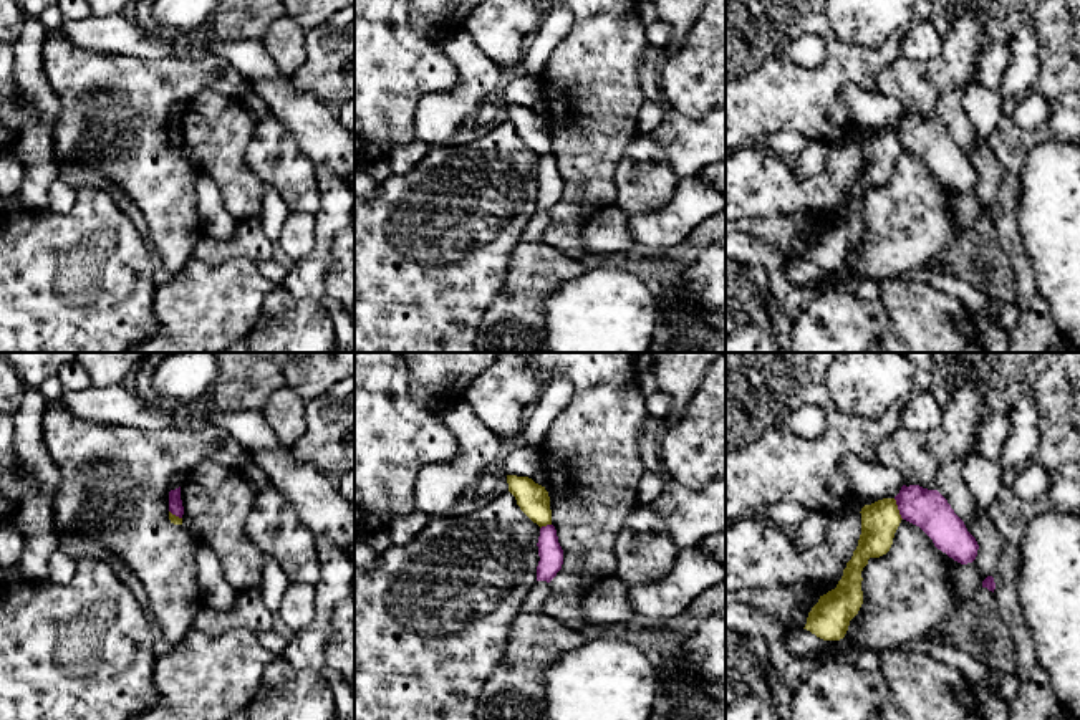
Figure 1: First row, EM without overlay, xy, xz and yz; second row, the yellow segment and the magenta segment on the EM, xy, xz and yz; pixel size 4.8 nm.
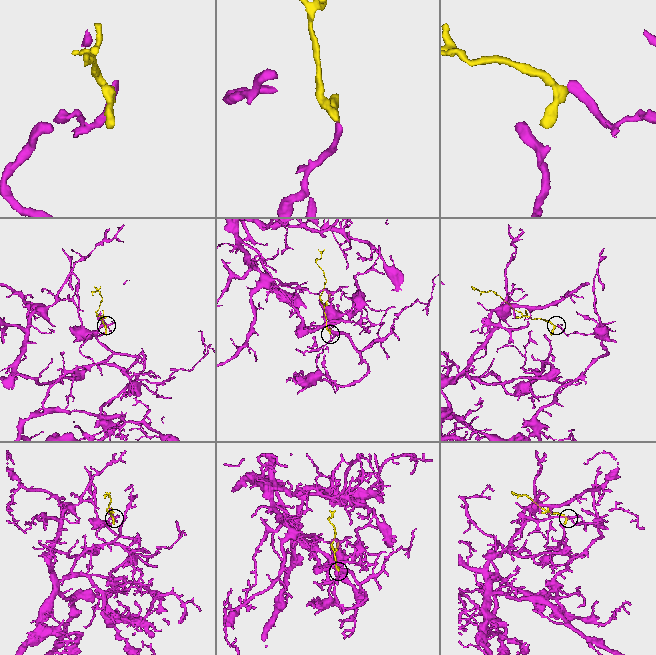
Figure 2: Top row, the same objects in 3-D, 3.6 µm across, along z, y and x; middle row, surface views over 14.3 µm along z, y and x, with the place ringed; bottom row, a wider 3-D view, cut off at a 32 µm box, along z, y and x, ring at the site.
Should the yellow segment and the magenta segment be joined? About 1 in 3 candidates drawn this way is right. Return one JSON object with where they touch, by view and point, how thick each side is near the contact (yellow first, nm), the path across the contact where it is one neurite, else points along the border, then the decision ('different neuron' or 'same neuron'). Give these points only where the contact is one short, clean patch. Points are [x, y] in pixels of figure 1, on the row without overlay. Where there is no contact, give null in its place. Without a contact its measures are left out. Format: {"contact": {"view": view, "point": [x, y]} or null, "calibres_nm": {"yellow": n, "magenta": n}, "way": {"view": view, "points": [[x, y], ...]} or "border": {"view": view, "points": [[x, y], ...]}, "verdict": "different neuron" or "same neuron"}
{"contact": {"view": "yz", "point": [896, 138]}, "calibres_nm": {"yellow": 190, "magenta": 190}, "border": {"view": "yz", "points": [[893, 128], [903, 148]]}, "verdict": "different neuron"}

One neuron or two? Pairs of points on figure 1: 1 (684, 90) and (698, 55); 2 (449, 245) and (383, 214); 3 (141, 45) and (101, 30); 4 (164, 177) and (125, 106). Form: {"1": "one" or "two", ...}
{"1": "one", "2": "one", "3": "one", "4": "one"}

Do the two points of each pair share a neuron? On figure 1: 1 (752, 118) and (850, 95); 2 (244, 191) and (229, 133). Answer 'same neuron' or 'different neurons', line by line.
1: different neurons
2: same neuron

